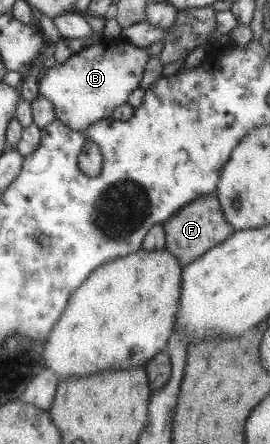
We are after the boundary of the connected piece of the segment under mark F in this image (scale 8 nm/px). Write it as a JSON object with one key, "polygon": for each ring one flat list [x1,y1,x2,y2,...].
{"polygon":[[215,193,193,199,175,215,165,220,162,228,165,234,164,249,173,254,174,259,183,268,234,233,234,229,221,214,221,207]]}

